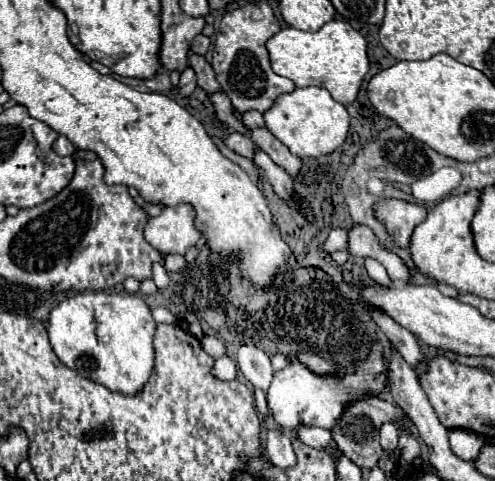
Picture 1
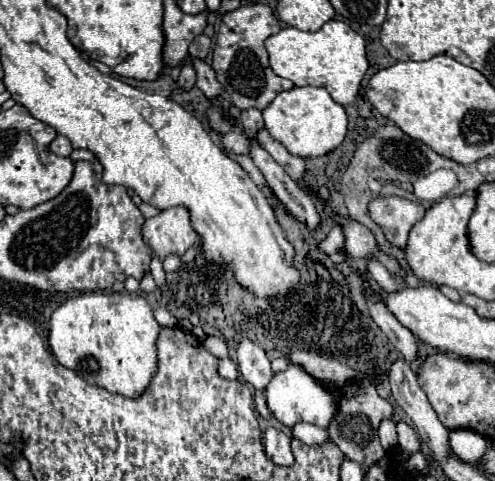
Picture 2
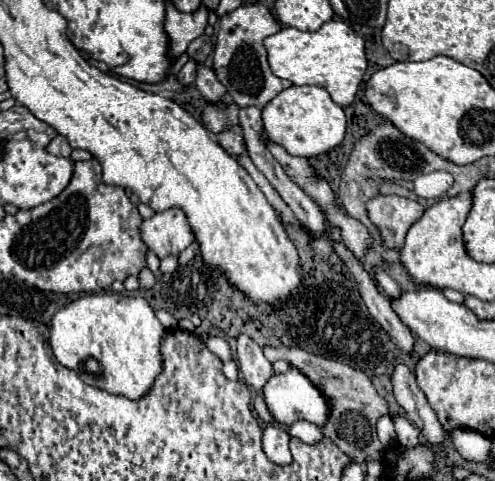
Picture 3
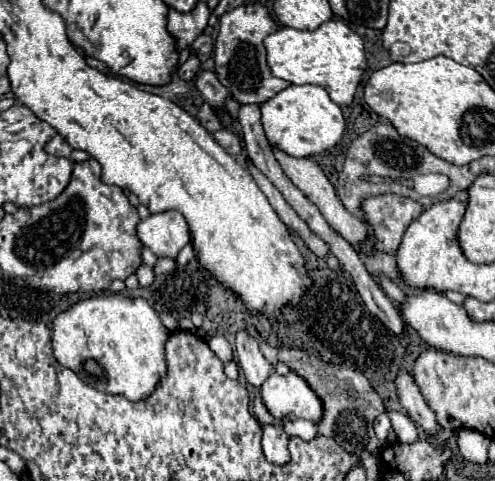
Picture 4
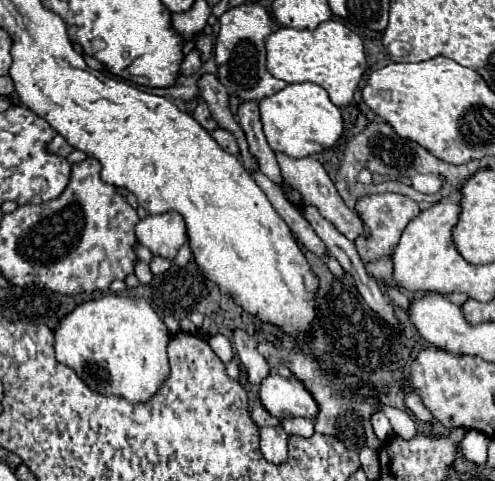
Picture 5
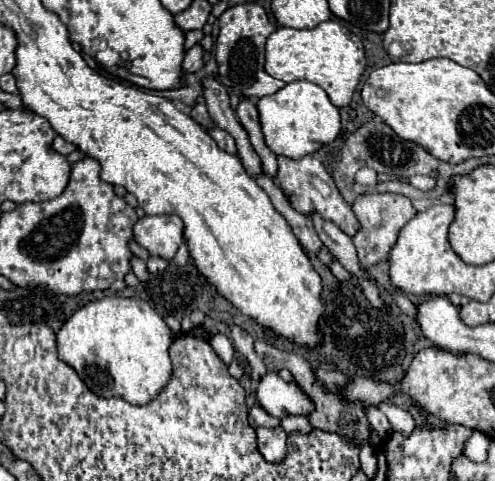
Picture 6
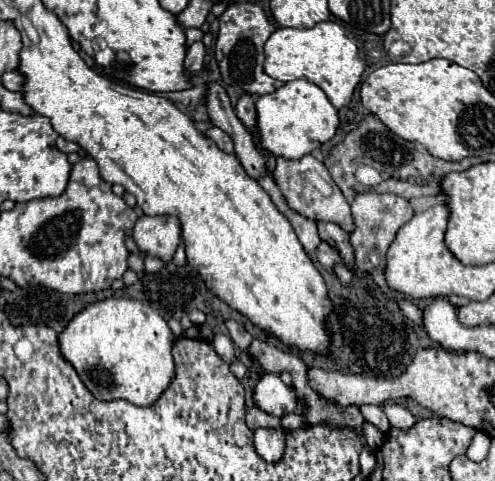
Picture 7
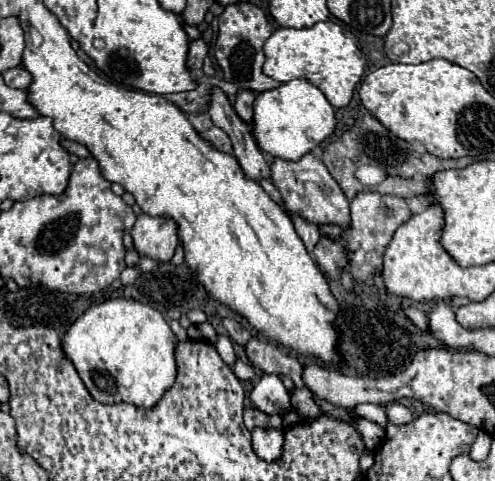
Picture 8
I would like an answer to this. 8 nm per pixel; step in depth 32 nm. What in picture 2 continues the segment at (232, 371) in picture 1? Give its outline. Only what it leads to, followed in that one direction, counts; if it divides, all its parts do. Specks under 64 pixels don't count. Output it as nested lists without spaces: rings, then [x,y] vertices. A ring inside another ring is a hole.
[[[226,358],[226,360],[220,360],[220,366],[218,366],[218,372],[220,376],[228,378],[228,380],[236,380],[238,378],[238,368],[236,368],[236,362]]]

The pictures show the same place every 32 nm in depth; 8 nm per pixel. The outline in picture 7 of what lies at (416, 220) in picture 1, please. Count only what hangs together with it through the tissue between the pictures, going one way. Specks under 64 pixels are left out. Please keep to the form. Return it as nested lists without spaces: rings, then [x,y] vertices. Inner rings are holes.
[[[362,192],[354,198],[350,206],[354,218],[354,232],[348,234],[348,238],[354,248],[354,260],[356,260],[356,268],[352,272],[358,278],[366,278],[374,268],[380,268],[384,264],[386,250],[392,244],[398,228],[406,224],[414,216],[414,212],[406,198],[396,194],[378,194],[378,192]]]

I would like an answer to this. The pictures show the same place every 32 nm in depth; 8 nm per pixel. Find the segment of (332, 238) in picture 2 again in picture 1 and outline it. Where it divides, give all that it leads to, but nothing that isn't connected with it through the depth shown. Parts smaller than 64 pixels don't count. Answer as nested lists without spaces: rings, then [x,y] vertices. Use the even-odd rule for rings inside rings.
[[[334,228],[330,234],[328,234],[328,240],[324,242],[324,250],[326,252],[336,252],[336,250],[344,250],[346,248],[346,230],[340,230],[340,228]]]

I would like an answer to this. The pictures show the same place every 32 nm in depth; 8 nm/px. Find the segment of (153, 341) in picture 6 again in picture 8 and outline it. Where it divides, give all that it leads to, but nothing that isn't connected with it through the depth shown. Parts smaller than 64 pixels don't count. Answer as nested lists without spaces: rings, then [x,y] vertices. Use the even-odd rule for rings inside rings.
[[[124,298],[106,300],[102,304],[94,304],[90,310],[86,310],[64,334],[62,338],[62,350],[78,370],[84,386],[92,394],[94,400],[102,404],[134,404],[142,408],[152,408],[158,404],[158,400],[164,396],[168,388],[172,388],[176,380],[176,350],[178,338],[170,330],[164,316],[154,310],[148,304],[132,302]]]

